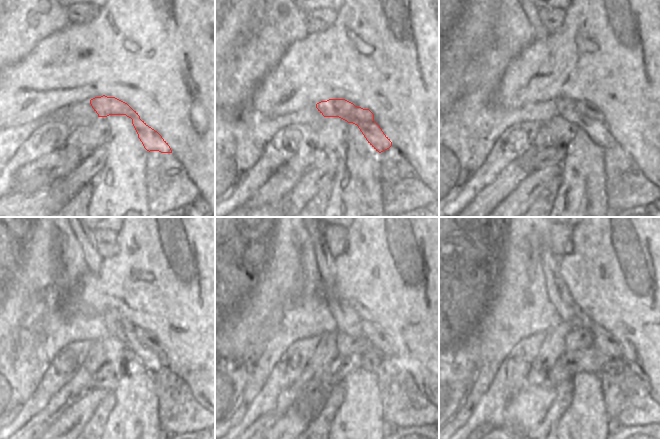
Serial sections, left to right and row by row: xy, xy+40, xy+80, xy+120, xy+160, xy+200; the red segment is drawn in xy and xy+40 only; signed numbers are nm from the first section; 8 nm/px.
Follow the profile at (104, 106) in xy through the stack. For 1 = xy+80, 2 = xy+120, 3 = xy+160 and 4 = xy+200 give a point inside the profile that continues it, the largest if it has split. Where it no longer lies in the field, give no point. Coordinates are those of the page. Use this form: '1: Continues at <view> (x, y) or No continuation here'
1: Continues at xy+80 (586, 116)
2: Continues at xy+120 (144, 344)
3: Continues at xy+160 (347, 320)
4: Continues at xy+200 (603, 341).

